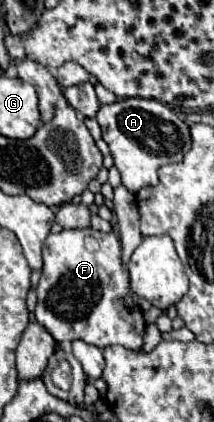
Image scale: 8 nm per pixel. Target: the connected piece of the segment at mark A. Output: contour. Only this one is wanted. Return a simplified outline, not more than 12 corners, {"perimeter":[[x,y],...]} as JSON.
{"perimeter":[[122,98],[96,120],[130,194],[182,162],[190,126],[158,100]]}

